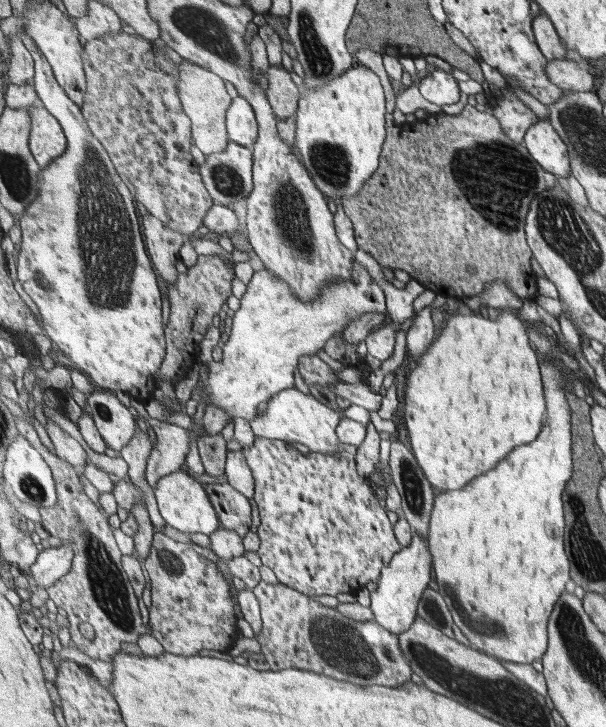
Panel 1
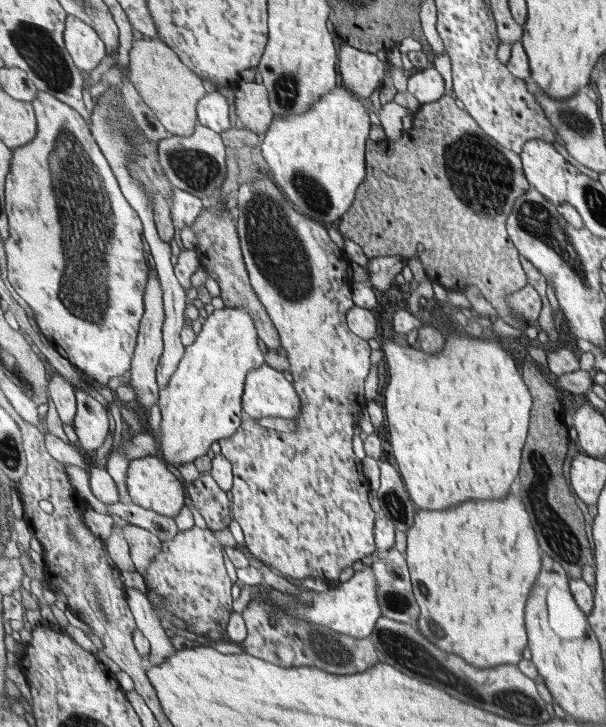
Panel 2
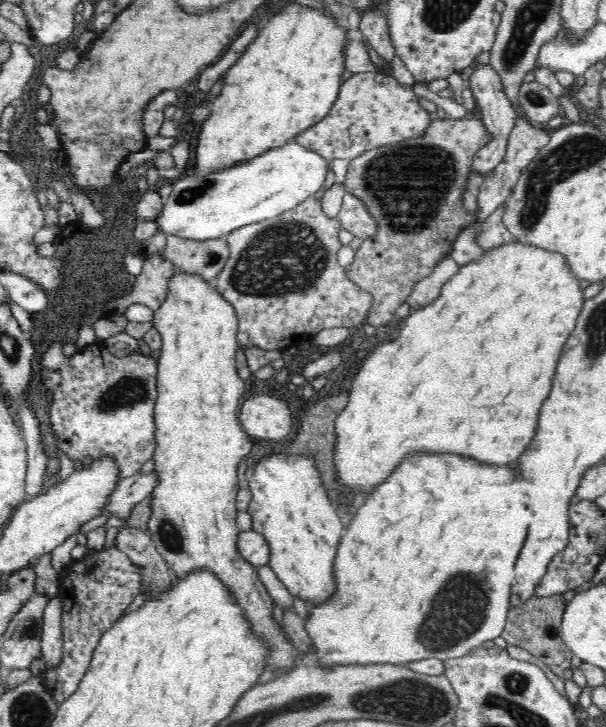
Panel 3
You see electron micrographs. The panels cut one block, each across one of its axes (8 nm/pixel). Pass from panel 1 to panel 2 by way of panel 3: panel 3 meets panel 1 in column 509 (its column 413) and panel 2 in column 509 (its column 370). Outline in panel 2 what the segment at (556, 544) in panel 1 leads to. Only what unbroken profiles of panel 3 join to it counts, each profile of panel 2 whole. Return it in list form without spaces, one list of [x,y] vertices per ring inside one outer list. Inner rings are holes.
[[[512,491],[506,497],[497,500],[471,499],[445,510],[419,509],[415,524],[407,532],[406,557],[411,580],[413,580],[413,588],[417,589],[420,598],[427,596],[427,600],[429,600],[429,604],[423,606],[422,615],[425,614],[425,616],[421,616],[422,618],[417,626],[431,644],[435,644],[437,648],[441,648],[443,651],[462,656],[470,665],[484,669],[499,665],[518,665],[523,660],[523,650],[528,647],[527,603],[529,603],[531,591],[533,591],[539,573],[541,573],[543,550],[539,546],[539,538],[535,534],[535,528],[531,524],[531,516],[529,516],[521,496],[517,496]]]

